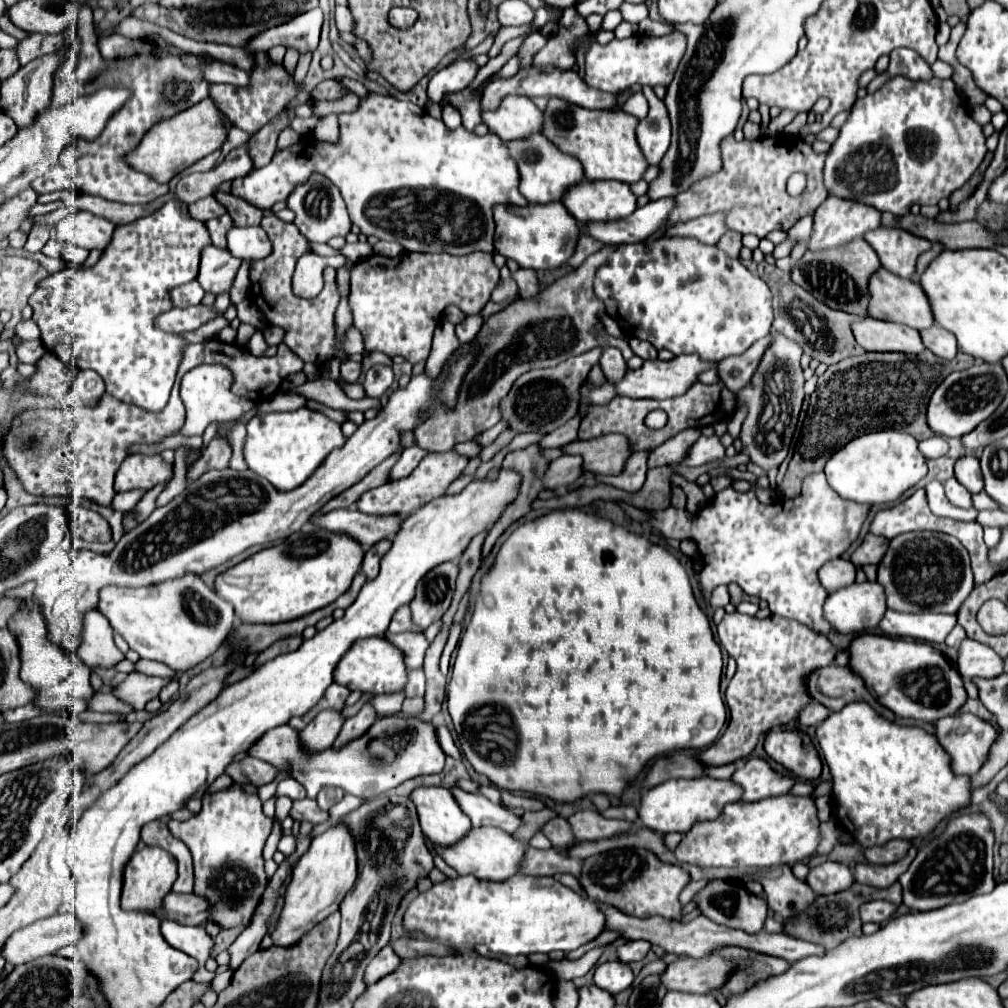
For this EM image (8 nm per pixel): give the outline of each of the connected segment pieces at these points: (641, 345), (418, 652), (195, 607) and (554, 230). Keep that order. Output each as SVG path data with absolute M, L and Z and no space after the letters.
M631 337L629 345L631 345L631 349L633 349L635 355L639 355L643 359L657 359L657 349L649 341L641 341L637 337Z
M405 631L405 633L397 633L397 635L385 633L385 637L391 643L395 643L397 649L403 651L407 669L421 669L423 667L423 657L429 647L429 641L423 633L415 633L415 631Z
M195 573L145 587L103 587L97 609L139 657L161 661L175 671L187 671L213 655L229 635L235 619L233 607Z
M531 203L529 207L497 205L493 207L493 213L497 223L497 253L517 261L521 267L535 271L559 269L575 253L581 229L577 225L577 219L565 209L563 203L549 203L549 207Z

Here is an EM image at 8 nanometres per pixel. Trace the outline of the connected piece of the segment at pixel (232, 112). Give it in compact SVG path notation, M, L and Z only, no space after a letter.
M257 53L253 55L253 59L255 59L255 63L253 63L253 69L249 71L249 85L235 87L235 85L219 85L219 83L215 83L215 85L209 87L209 97L221 109L221 113L227 115L231 125L247 131L249 135L257 133L271 119L275 119L279 113L283 113L287 103L291 99L295 99L297 93L301 91L301 83L297 83L295 77L291 73L287 73L283 63L273 63L269 59L269 55L265 59L265 63L261 63L257 59Z

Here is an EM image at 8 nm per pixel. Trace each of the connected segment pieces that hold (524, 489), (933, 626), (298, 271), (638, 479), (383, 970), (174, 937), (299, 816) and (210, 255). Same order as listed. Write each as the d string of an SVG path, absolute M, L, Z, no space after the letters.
M529 445L527 449L507 453L505 455L505 467L515 471L521 477L521 483L519 483L519 489L517 489L517 497L511 501L511 505L507 505L507 511L503 511L503 515L497 519L497 523L489 531L489 535L485 539L485 545L483 545L483 555L487 555L491 551L491 547L499 539L499 535L511 523L515 523L517 519L521 519L523 515L527 515L531 511L529 509L531 501L543 489L541 475L547 469L547 461L539 455L537 445Z
M887 609L879 629L889 637L913 637L929 643L943 643L955 627L955 615L945 613L903 613Z
M305 253L299 257L293 274L293 293L296 296L311 299L316 297L324 284L316 284L317 278L322 278L325 267L345 267L347 257L333 255L321 257L315 253Z
M639 451L639 453L633 453L627 459L625 469L619 475L613 475L613 477L597 477L597 479L601 483L613 485L617 489L635 493L635 491L639 491L643 487L645 473L647 473L647 451Z
M389 945L383 947L383 949L375 955L375 959L369 963L365 981L367 981L369 985L371 985L371 983L377 983L381 977L393 973L393 971L399 967L399 963L401 963L401 957L399 957Z
M161 921L161 935L171 947L195 957L201 963L197 975L193 975L193 981L211 982L216 973L205 969L205 961L209 959L213 939L205 933L201 925L181 925L175 921Z
M309 797L293 801L293 807L291 807L289 815L291 815L295 821L309 819L313 825L317 825L317 823L321 823L321 821L327 819L327 811L321 811L321 809L317 807L317 803L315 803L313 799L309 799Z
M207 245L201 251L201 269L197 281L201 287L213 295L219 295L231 289L231 283L239 271L241 259L233 257L227 249Z

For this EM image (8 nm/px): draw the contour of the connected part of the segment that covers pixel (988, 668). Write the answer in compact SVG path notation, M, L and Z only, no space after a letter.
M963 639L959 647L959 673L963 679L971 677L997 677L1003 673L1005 661L985 643L975 639Z

